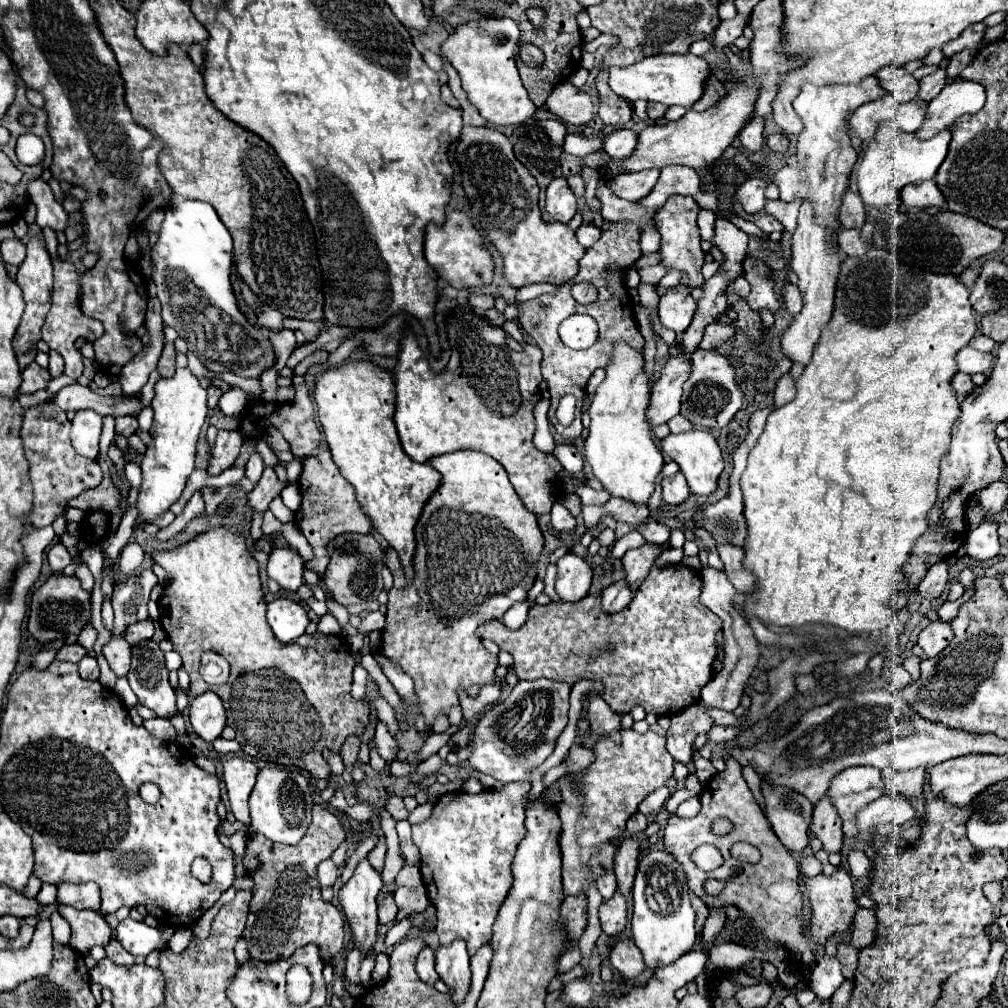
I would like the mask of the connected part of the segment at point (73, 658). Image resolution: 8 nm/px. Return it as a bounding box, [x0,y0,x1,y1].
[57,644,87,662]

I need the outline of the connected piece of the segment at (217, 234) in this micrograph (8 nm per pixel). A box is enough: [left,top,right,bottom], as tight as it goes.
[151,200,275,378]

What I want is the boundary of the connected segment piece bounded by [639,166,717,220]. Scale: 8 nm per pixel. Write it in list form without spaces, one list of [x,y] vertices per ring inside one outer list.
[[[667,166],[667,168],[663,168],[657,184],[651,190],[651,194],[641,198],[639,206],[643,206],[645,216],[649,216],[649,220],[653,220],[655,210],[661,208],[665,204],[665,200],[673,194],[691,194],[703,208],[709,208],[709,210],[717,208],[715,206],[717,204],[715,194],[713,192],[701,194],[699,174],[693,168],[687,168],[687,166]]]

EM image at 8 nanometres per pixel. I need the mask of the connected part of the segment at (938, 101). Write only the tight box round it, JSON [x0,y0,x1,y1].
[917,78,985,138]

